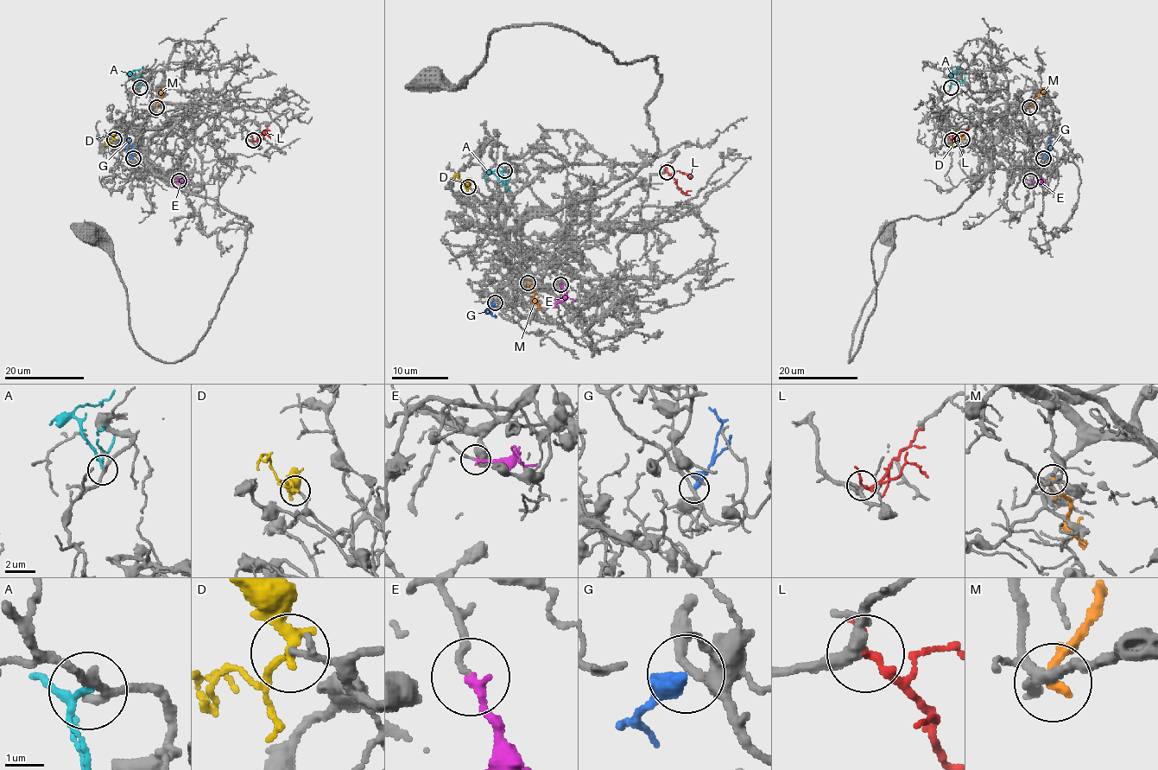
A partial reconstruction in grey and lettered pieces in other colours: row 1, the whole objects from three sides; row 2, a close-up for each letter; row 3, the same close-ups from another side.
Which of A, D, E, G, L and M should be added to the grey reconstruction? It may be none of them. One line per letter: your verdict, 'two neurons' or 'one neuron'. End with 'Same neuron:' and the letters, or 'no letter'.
A: two neurons
D: one neuron
E: one neuron
G: two neurons
L: two neurons
M: two neurons
Same neuron: D, E

